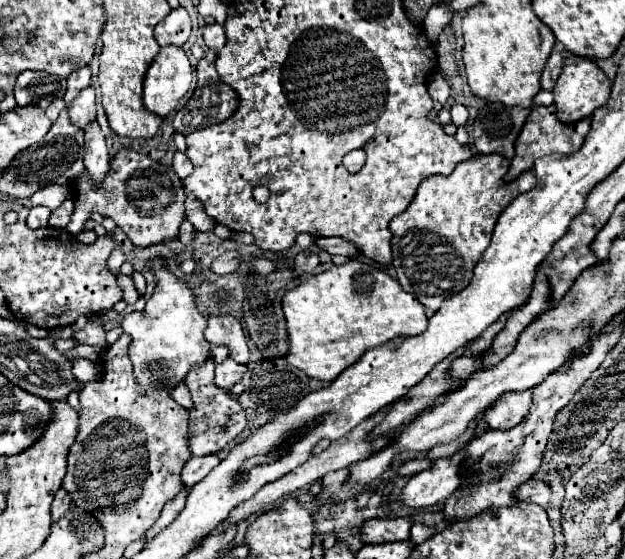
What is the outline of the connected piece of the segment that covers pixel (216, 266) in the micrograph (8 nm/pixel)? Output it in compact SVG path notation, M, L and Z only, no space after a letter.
M229 251L213 261L211 264L211 271L217 273L217 275L227 275L227 273L237 271L239 263L241 263L241 253Z

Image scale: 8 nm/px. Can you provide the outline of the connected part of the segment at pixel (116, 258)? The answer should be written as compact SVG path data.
M117 245L107 261L107 269L109 269L113 274L118 274L120 272L120 267L125 260L125 256L120 245Z

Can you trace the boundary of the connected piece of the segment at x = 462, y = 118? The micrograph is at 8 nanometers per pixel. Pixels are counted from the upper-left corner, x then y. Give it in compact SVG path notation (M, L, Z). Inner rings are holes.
M455 101L455 103L451 105L451 121L453 121L455 125L465 125L465 123L467 123L467 117L469 117L467 107Z

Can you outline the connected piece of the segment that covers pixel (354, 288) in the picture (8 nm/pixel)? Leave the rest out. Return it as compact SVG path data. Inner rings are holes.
M349 261L345 265L333 265L329 271L311 277L307 283L295 287L283 297L283 313L289 329L289 355L285 357L293 367L319 381L333 381L347 365L359 361L359 357L373 347L385 345L397 337L415 337L427 329L425 307L413 293L403 291L399 281L385 271L379 271L361 261Z

